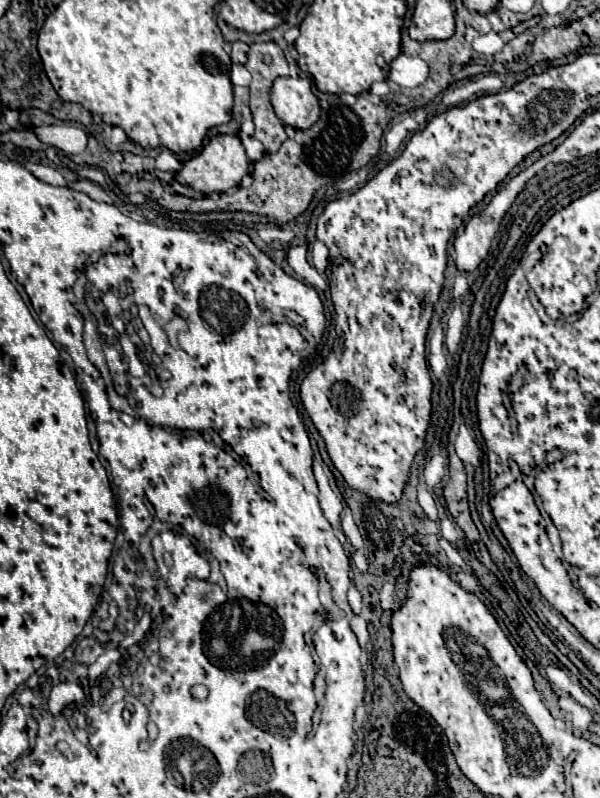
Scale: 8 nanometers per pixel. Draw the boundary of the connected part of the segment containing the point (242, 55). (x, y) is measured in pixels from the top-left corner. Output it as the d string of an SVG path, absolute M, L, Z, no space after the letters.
M234 42L232 44L232 52L230 52L232 62L246 64L246 54L248 54L248 44L244 44L244 42Z

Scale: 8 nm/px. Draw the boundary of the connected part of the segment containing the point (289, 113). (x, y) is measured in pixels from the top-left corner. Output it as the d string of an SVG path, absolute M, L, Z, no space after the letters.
M278 78L272 86L272 106L276 116L292 128L306 130L320 118L310 78Z

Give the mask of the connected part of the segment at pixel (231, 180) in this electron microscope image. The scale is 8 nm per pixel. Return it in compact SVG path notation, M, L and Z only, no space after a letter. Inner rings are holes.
M218 134L202 148L202 152L198 156L194 156L192 160L188 160L184 164L184 168L176 174L176 182L180 182L182 186L190 186L202 194L228 192L230 188L238 186L248 172L250 172L250 160L248 160L238 136Z

